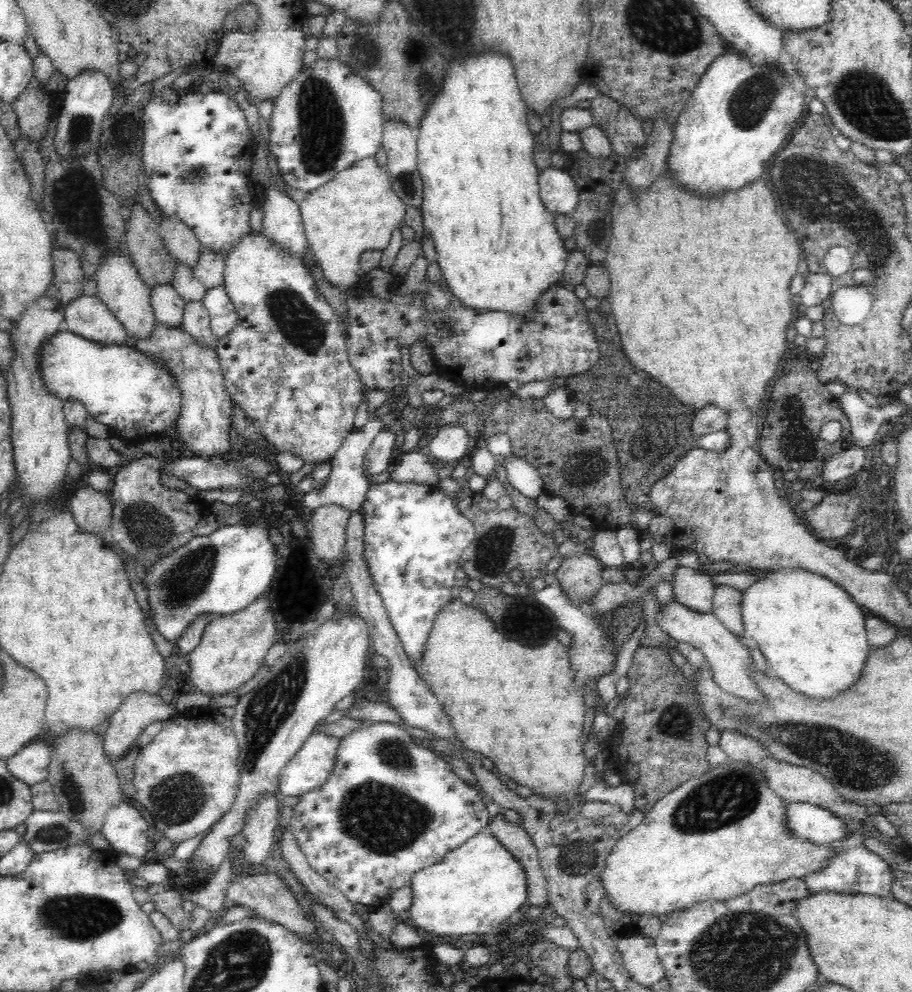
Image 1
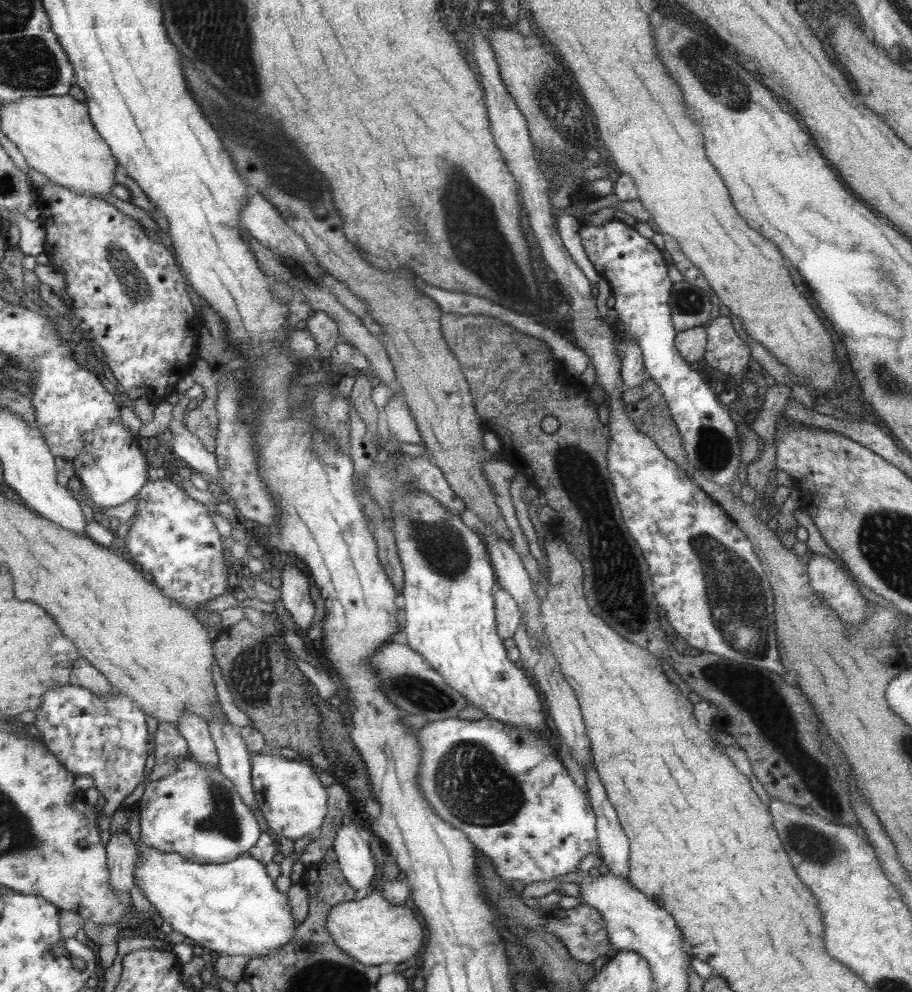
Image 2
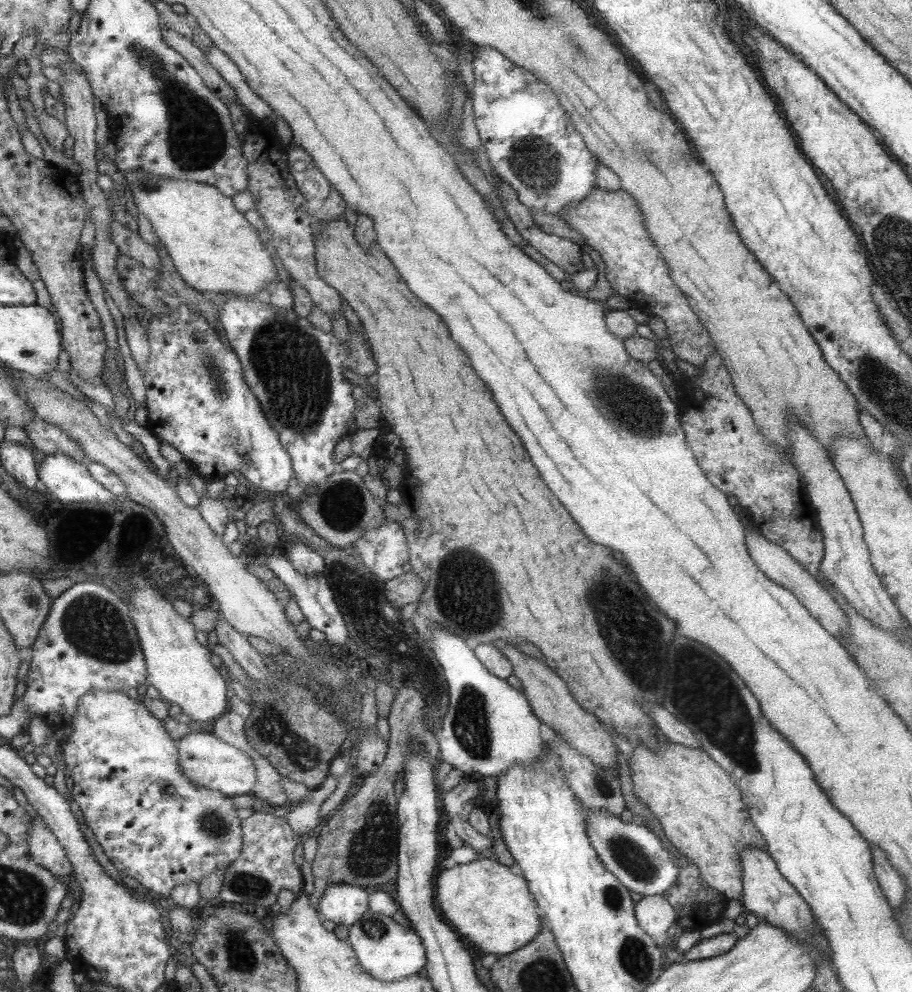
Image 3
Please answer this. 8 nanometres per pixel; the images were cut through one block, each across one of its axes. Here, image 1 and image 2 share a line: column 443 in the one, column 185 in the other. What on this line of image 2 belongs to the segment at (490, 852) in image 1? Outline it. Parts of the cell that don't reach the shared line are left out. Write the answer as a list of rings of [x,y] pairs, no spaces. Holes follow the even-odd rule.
[[[148,847],[146,852],[137,856],[134,878],[135,886],[144,891],[152,910],[156,909],[174,931],[192,938],[201,947],[206,946],[230,956],[266,956],[288,944],[296,932],[297,926],[286,893],[276,890],[274,880],[266,874],[264,864],[249,853],[224,864],[196,864],[176,852],[166,854]]]

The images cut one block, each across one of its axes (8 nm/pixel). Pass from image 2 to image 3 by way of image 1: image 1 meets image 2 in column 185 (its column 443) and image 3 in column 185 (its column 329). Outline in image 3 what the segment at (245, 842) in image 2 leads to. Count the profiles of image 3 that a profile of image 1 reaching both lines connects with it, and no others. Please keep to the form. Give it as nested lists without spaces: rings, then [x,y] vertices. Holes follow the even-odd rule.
[[[92,691],[85,698],[82,698],[80,711],[69,726],[73,731],[64,745],[64,754],[69,770],[72,772],[72,778],[75,780],[73,790],[75,801],[80,804],[89,829],[92,829],[96,834],[105,854],[114,862],[122,876],[136,878],[149,892],[165,895],[168,898],[174,889],[190,882],[199,884],[201,880],[206,878],[206,875],[214,874],[218,867],[224,867],[224,870],[227,870],[228,867],[237,862],[238,858],[241,858],[245,846],[245,830],[241,824],[242,820],[236,815],[237,809],[231,798],[226,797],[219,790],[208,789],[190,781],[181,772],[180,750],[177,748],[178,740],[174,740],[166,734],[160,720],[156,720],[154,714],[140,700],[128,697],[126,691]]]

